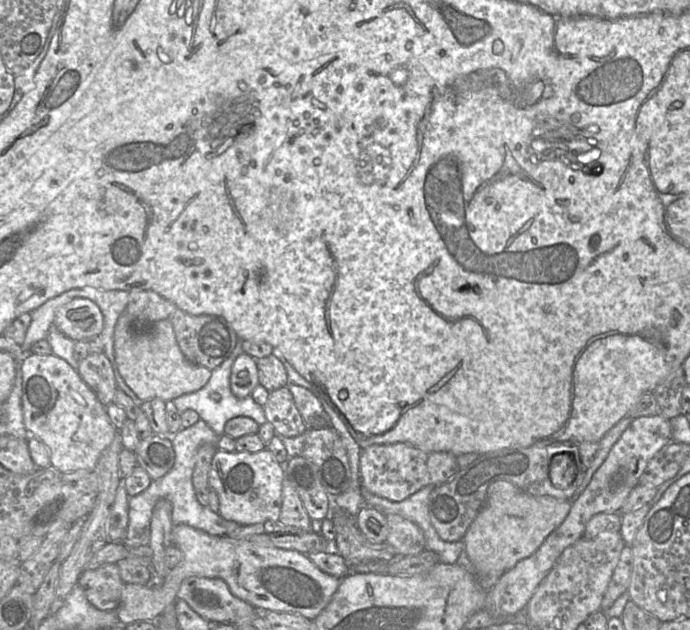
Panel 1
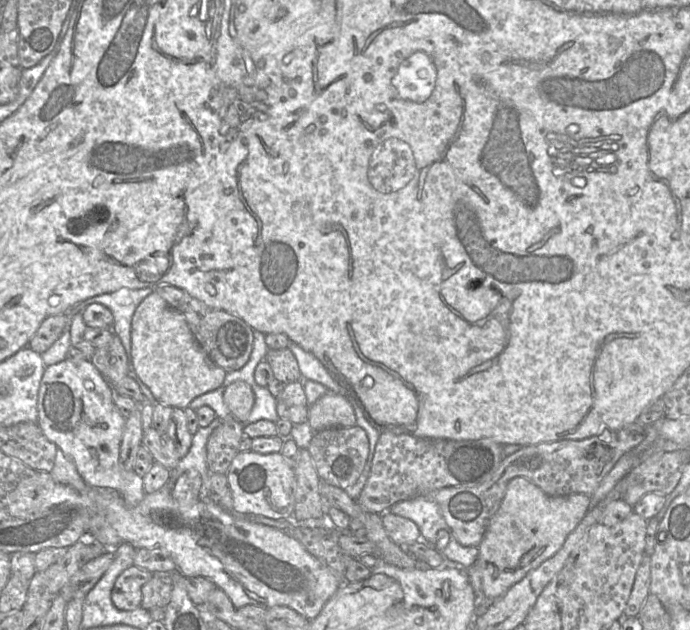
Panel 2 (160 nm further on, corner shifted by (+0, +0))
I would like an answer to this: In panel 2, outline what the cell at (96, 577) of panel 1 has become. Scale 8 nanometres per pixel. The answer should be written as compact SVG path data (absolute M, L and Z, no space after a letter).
M134 565L124 570L116 579L111 600L119 610L130 611L141 606L142 587L153 573Z

